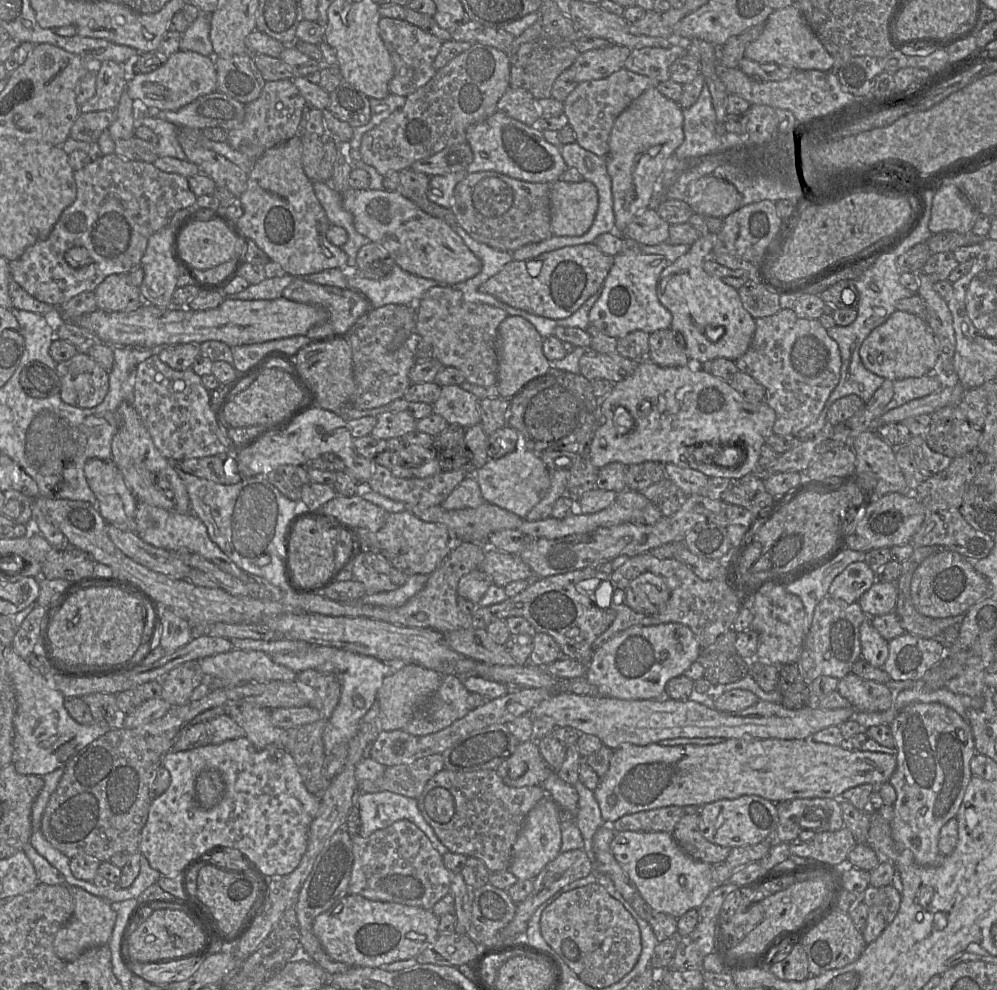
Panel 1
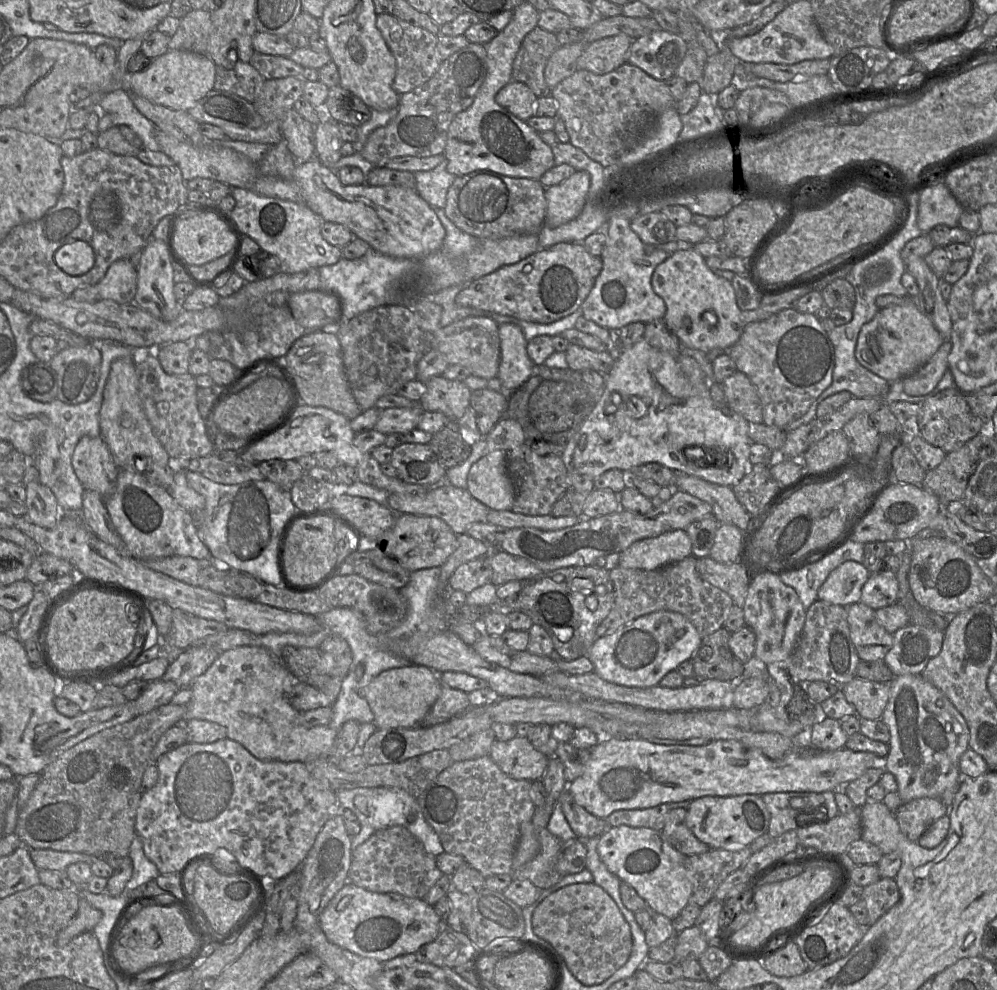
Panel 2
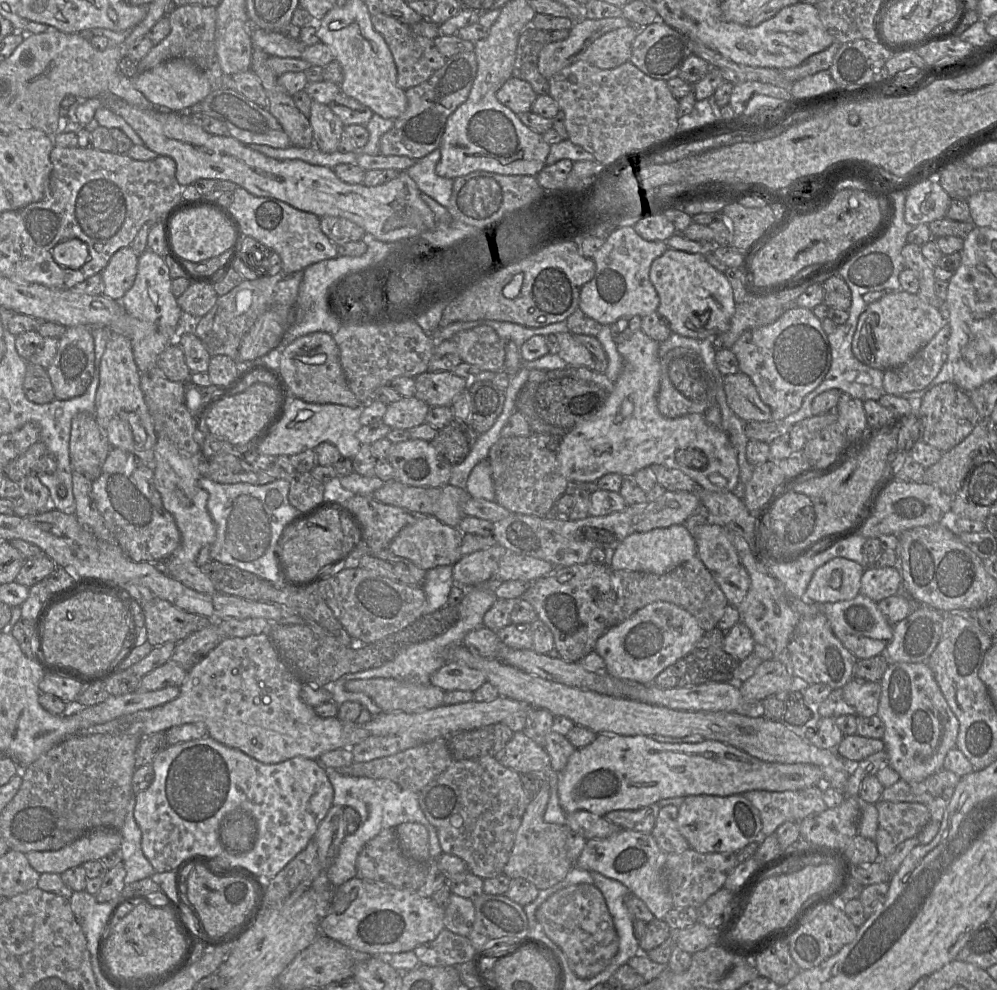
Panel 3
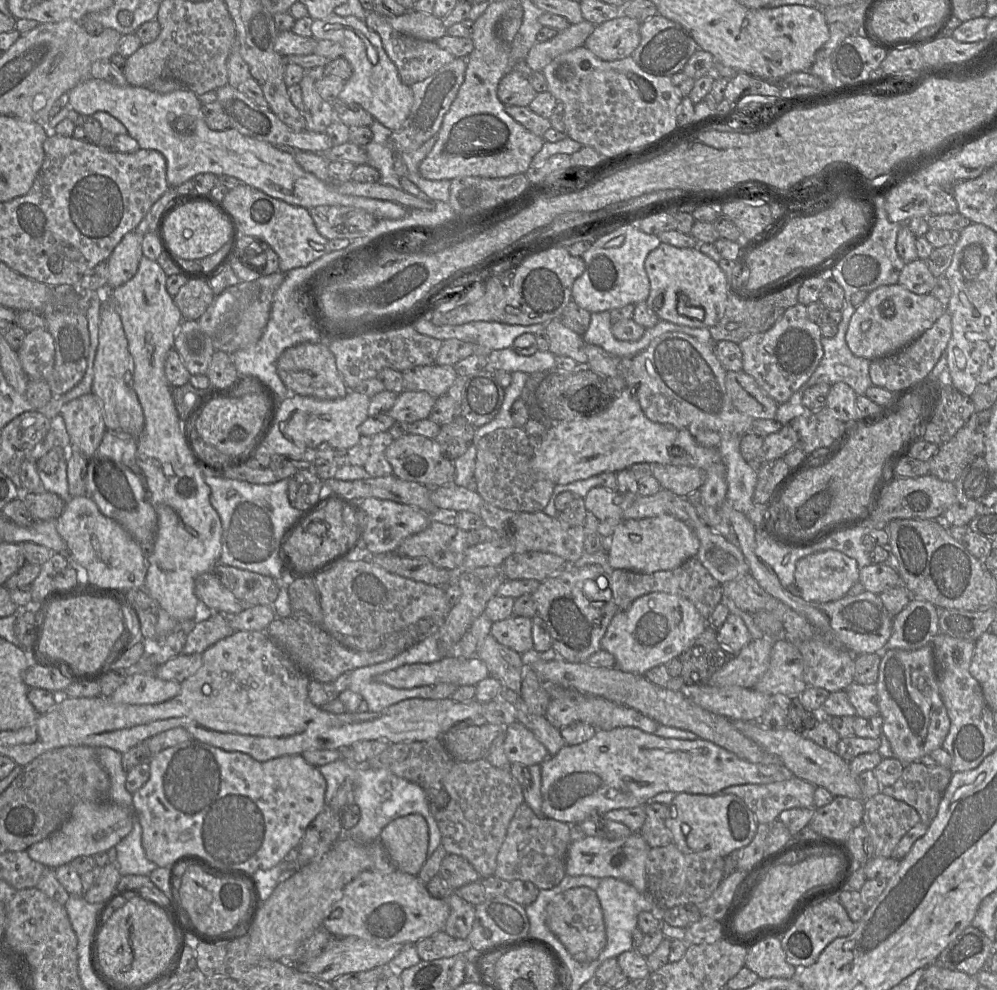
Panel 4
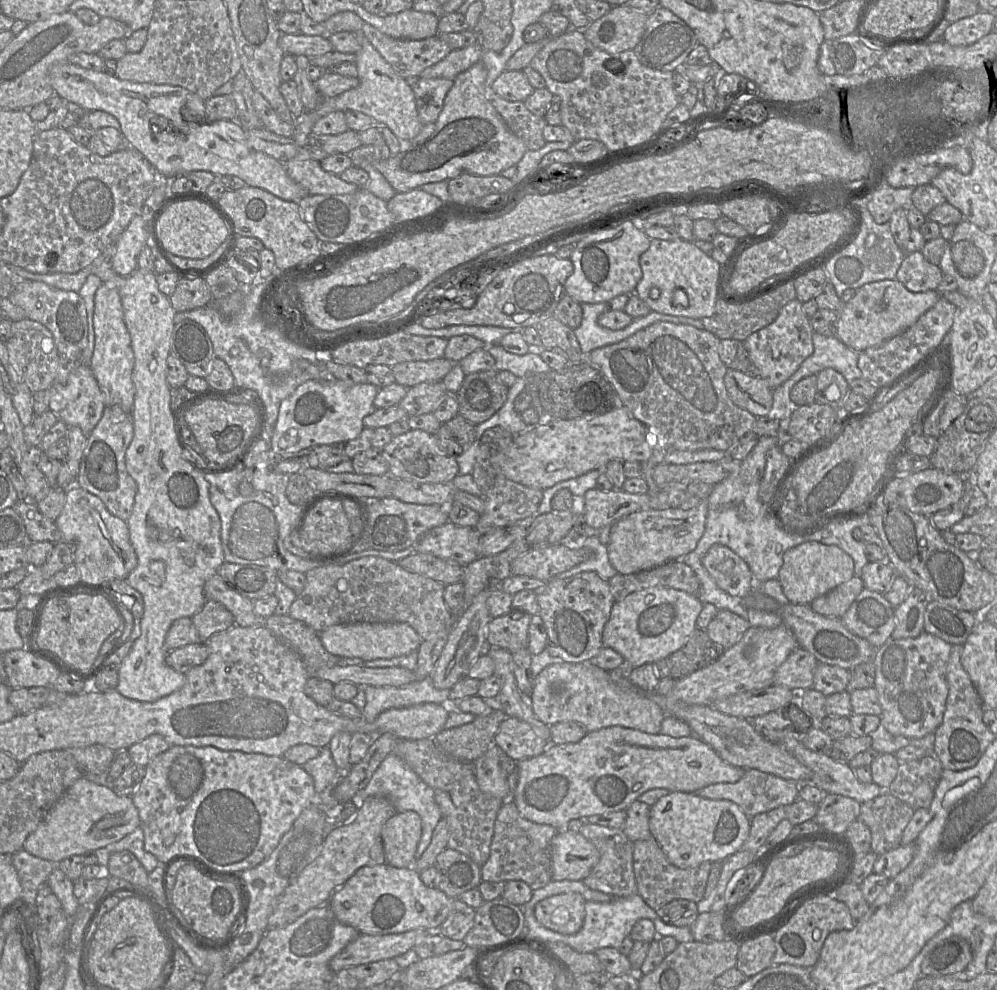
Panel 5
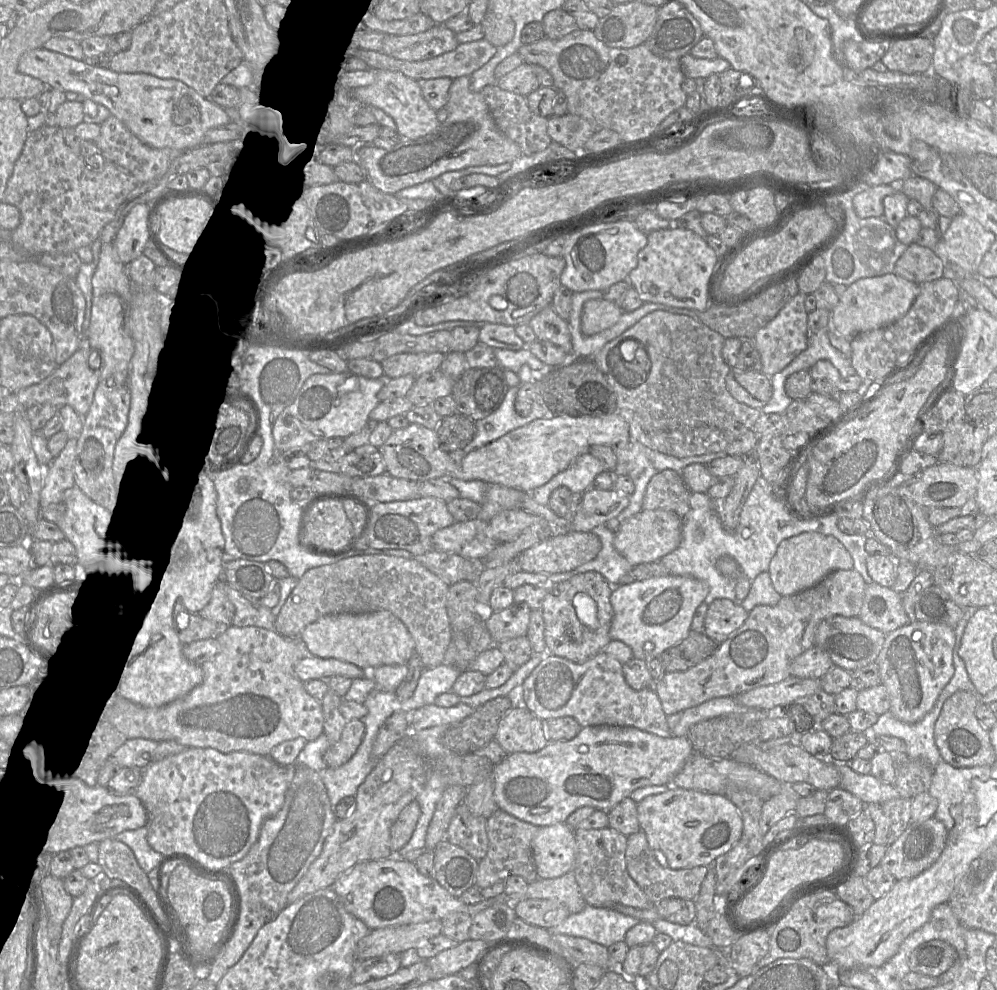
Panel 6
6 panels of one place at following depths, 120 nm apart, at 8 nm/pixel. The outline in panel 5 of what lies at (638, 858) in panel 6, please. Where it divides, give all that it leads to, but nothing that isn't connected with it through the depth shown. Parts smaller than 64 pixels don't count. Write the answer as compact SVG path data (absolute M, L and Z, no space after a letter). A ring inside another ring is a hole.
M654 837L634 842L633 869L637 892L644 902L655 911L677 899L696 903L702 900L711 866L711 862L703 862L697 867L681 869L669 862Z

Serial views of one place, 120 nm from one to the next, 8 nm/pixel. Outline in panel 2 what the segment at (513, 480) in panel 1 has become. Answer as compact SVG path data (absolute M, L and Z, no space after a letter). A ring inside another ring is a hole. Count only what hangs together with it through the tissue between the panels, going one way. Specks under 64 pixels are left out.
M497 450L475 462L466 488L491 510L512 510L516 486L508 472L508 453Z

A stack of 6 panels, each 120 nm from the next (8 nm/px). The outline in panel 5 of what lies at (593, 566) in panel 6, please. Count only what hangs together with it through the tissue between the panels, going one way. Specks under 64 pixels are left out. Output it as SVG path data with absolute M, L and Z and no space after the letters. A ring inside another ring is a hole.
M599 536L583 538L581 540L567 540L565 542L577 542L577 546L590 548L594 557L584 561L568 571L556 575L553 579L564 579L581 572L593 571L600 577L609 581L617 574L617 571L609 562L607 545L601 544Z

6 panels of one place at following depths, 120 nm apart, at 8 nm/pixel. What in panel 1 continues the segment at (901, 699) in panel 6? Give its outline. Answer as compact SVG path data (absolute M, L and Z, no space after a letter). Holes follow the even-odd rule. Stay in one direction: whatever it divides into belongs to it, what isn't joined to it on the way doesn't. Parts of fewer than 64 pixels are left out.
M922 702L905 706L889 728L897 749L897 766L889 781L897 792L893 805L894 817L890 822L892 838L898 848L912 852L917 864L938 866L945 857L938 847L940 830L951 818L956 818L972 777L970 762L977 753L972 729L969 723L950 707L940 703Z

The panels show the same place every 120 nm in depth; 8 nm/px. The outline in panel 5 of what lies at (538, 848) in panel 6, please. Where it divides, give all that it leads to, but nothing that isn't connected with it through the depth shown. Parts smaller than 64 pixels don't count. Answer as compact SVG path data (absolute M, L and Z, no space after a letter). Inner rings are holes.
M561 829L550 843L553 881L586 878L599 861L599 851L580 832Z

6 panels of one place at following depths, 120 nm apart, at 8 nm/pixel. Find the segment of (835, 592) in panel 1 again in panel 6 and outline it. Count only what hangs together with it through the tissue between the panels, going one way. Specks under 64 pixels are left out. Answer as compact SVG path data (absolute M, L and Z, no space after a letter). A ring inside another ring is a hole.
M804 532L781 541L767 572L775 591L784 597L817 585L833 571L852 568L854 563L850 553L835 537L818 532Z

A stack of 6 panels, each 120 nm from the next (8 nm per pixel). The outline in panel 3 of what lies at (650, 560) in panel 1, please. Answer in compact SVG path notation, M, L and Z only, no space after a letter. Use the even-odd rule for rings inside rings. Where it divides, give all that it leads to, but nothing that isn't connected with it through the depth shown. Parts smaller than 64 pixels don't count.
M697 555L665 574L627 570L613 571L612 584L616 592L616 603L609 618L609 628L627 620L650 603L664 601L688 611L706 632L717 626L728 605L723 591L714 580L713 573L706 568Z

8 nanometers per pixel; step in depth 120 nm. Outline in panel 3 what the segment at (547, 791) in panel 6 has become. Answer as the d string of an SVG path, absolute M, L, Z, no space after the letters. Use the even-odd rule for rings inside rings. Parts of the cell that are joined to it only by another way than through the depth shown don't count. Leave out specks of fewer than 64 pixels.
M601 732L598 734L596 740L591 744L576 749L572 755L569 757L565 768L558 772L558 796L559 803L566 814L584 810L591 812L592 814L598 816L605 816L607 813L615 810L639 810L654 804L662 799L674 798L674 797L687 797L687 796L697 796L697 795L709 795L709 796L731 796L740 795L745 792L752 790L764 790L769 792L783 792L783 791L793 791L806 789L812 786L820 785L823 782L823 772L822 770L812 764L796 763L796 764L781 764L781 763L771 763L765 762L758 758L755 758L748 753L731 746L729 744L705 739L699 743L664 743L658 742L648 736L636 735L636 736L623 736L610 732Z

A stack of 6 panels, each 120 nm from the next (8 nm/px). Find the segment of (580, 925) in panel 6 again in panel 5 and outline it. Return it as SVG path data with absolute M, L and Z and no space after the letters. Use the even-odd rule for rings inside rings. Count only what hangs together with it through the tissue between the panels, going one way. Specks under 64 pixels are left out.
M639 894L629 897L614 897L607 903L586 901L585 918L582 928L575 934L565 935L554 932L562 936L561 943L564 943L580 953L595 953L601 948L618 949L623 940L630 935L635 923L640 919L654 921L660 918L656 911L649 907Z

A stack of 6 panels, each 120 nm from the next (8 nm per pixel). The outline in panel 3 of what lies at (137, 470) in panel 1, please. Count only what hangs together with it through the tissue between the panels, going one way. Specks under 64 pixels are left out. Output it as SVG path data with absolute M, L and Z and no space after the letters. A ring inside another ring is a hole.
M111 333L101 358L95 417L98 424L106 431L112 448L119 448L136 455L144 465L153 470L157 434L140 387L140 372L134 360L131 341L120 334ZM134 430L145 436L141 444L135 441Z

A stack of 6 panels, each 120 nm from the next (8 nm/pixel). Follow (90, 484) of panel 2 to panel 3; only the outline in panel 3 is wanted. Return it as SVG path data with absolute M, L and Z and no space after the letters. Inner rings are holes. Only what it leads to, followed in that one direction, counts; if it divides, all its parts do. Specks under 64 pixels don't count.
M80 412L73 417L69 444L72 470L91 481L98 478L112 447L95 414Z

